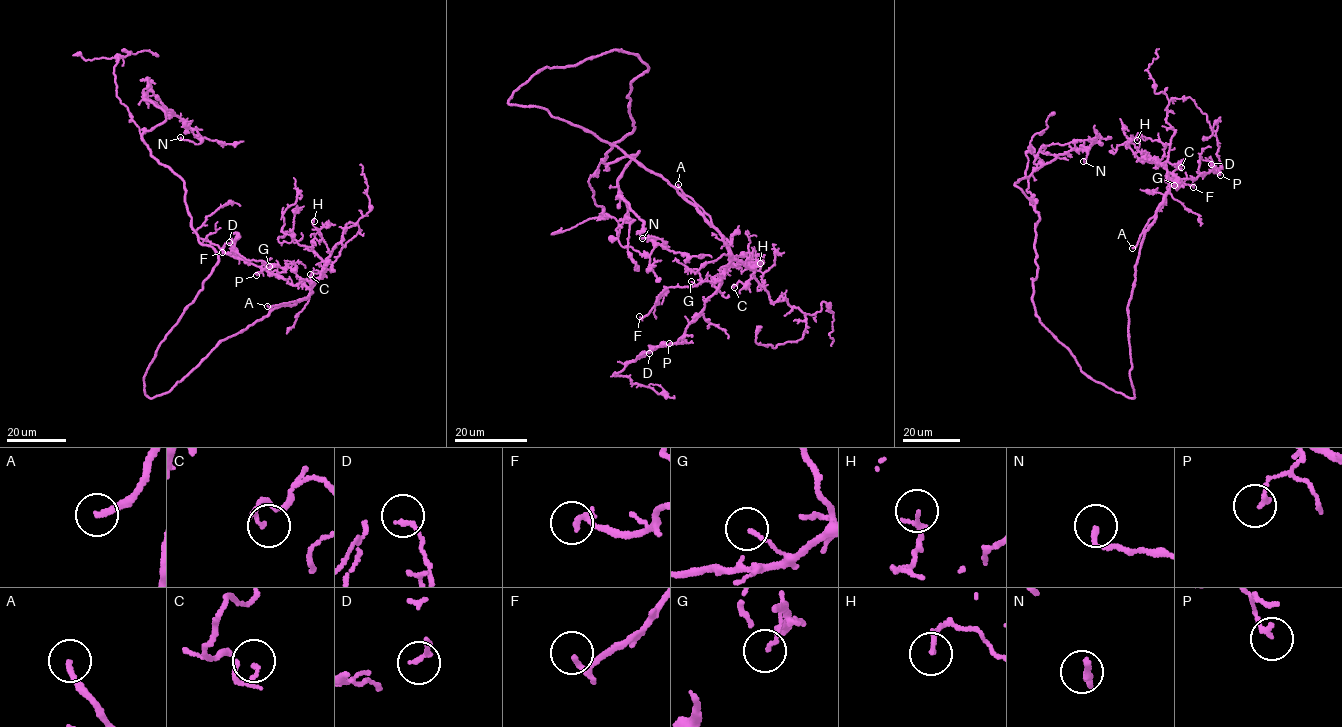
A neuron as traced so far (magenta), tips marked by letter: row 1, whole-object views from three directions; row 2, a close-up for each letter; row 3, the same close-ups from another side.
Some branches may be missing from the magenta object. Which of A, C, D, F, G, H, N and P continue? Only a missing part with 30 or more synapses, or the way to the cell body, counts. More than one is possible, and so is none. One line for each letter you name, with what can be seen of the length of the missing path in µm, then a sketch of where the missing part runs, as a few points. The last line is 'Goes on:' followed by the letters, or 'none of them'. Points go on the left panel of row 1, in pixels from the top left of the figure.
A: 90 µm | (267, 306), (262, 297), (266, 286), (279, 279), (312, 233), (342, 203), (353, 198), (350, 192)
Goes on: A

